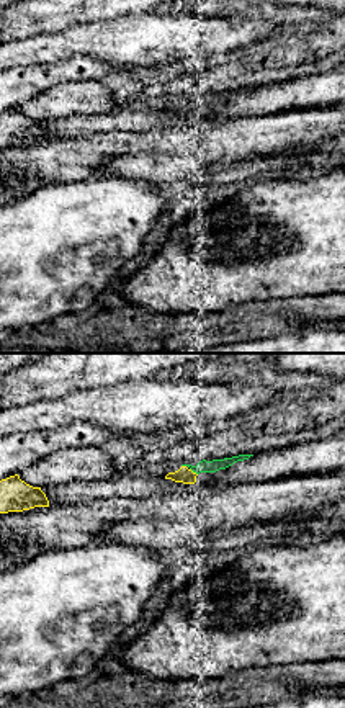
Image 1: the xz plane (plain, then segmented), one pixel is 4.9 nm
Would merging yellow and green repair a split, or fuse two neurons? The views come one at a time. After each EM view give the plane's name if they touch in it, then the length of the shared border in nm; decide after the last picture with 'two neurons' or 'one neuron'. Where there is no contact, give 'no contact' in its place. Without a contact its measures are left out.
meets yellow in xz; contact 50 nm long

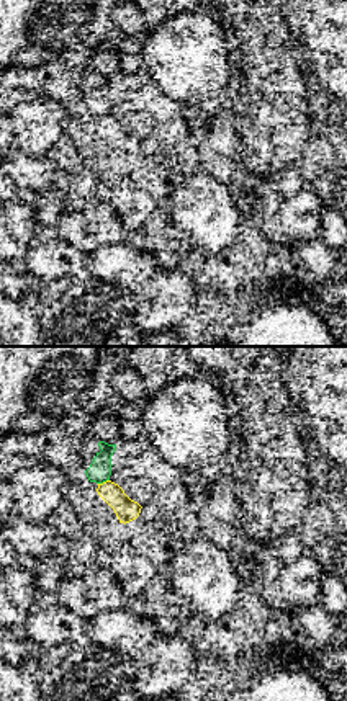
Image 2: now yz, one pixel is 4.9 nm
meets yellow in yz; contact 60 nm long

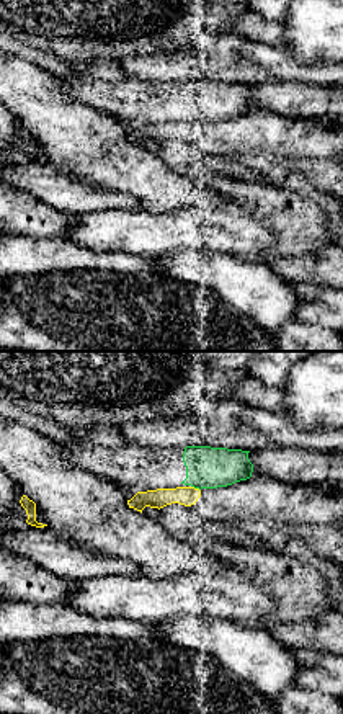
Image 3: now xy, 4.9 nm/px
meets yellow in xy; contact 50 nm long

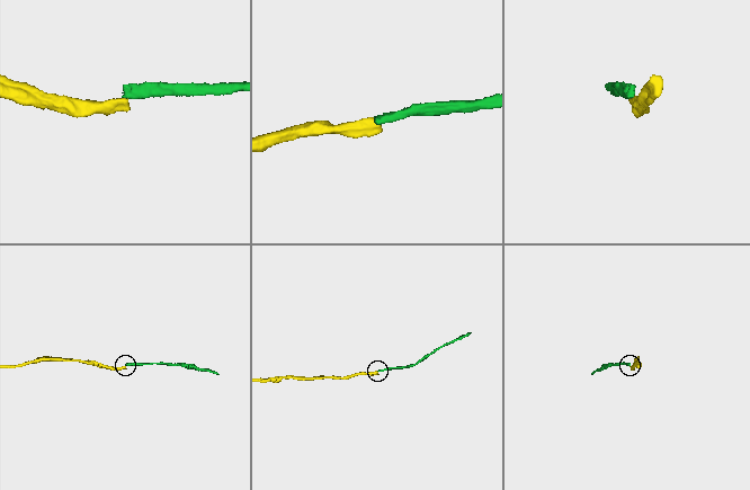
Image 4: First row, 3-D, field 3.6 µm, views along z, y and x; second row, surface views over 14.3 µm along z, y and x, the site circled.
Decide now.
two neurons

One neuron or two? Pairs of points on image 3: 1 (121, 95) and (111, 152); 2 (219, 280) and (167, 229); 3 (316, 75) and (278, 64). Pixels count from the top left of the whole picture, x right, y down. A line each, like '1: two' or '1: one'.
1: two
2: two
3: one

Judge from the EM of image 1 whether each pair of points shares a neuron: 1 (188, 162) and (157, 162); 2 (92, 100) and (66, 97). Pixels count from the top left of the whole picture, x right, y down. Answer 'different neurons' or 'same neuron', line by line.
1: same neuron
2: same neuron

